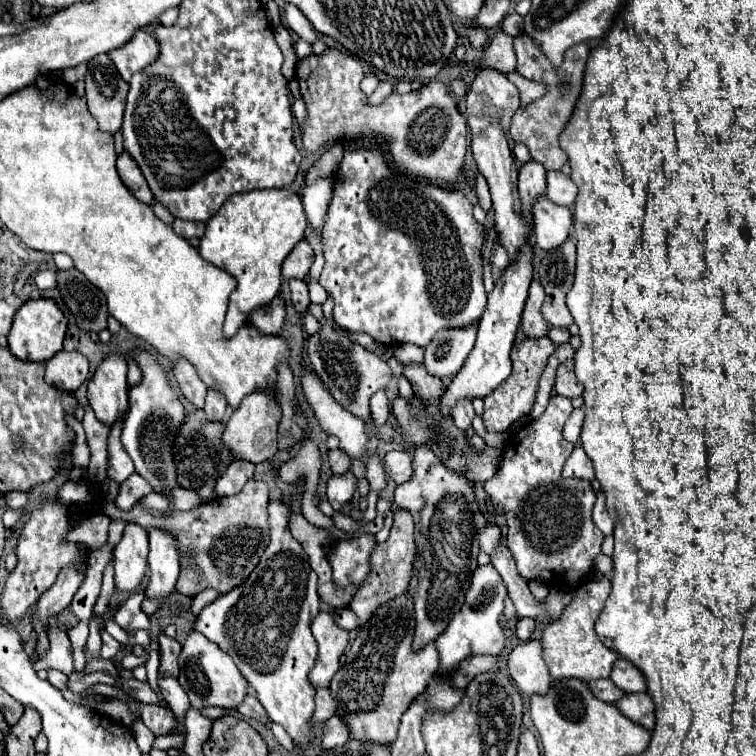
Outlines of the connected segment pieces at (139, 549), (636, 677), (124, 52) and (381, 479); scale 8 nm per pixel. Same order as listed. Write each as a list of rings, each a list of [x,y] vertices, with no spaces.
[[[129,523],[113,551],[115,587],[121,593],[133,593],[141,585],[147,569],[147,553],[149,553],[147,531],[141,525]]]
[[[617,659],[613,669],[611,669],[611,675],[609,679],[621,689],[621,691],[627,691],[627,693],[641,693],[645,691],[645,679],[643,675],[639,673],[639,669],[635,669],[629,661],[625,659]]]
[[[139,31],[139,35],[131,39],[131,43],[125,43],[123,47],[109,51],[109,57],[117,65],[121,77],[125,81],[131,81],[133,73],[143,71],[145,67],[159,59],[159,43],[155,41],[153,35]]]
[[[371,455],[367,457],[367,481],[371,485],[373,491],[381,491],[385,485],[387,485],[387,473],[385,473],[385,467],[381,463],[381,459],[377,455]]]

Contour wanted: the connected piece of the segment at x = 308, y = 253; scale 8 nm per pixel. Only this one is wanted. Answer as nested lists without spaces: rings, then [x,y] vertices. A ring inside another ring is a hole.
[[[305,239],[299,241],[283,263],[283,277],[285,279],[305,279],[309,273],[309,267],[313,265],[313,259],[315,259],[315,253],[311,245]]]

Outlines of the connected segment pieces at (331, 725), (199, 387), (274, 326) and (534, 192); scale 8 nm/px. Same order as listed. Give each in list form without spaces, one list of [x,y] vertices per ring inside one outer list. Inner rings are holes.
[[[331,717],[329,721],[325,721],[323,725],[323,735],[321,735],[321,747],[323,749],[335,749],[339,745],[345,745],[349,739],[347,735],[347,727],[341,723],[339,717]]]
[[[177,361],[175,363],[175,379],[183,391],[183,395],[197,407],[201,409],[205,405],[205,393],[207,393],[207,385],[199,379],[197,369],[187,363],[187,361]]]
[[[277,293],[271,303],[251,311],[249,321],[261,333],[279,333],[281,327],[283,327],[283,321],[285,321],[285,301],[283,301],[283,295]]]
[[[527,161],[519,169],[519,195],[523,203],[523,213],[527,215],[527,221],[531,223],[531,203],[545,193],[545,167],[537,161]]]

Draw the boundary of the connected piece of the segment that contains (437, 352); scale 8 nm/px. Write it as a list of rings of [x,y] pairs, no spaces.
[[[477,327],[439,331],[425,347],[425,369],[443,381],[451,381],[475,345],[475,333]]]

